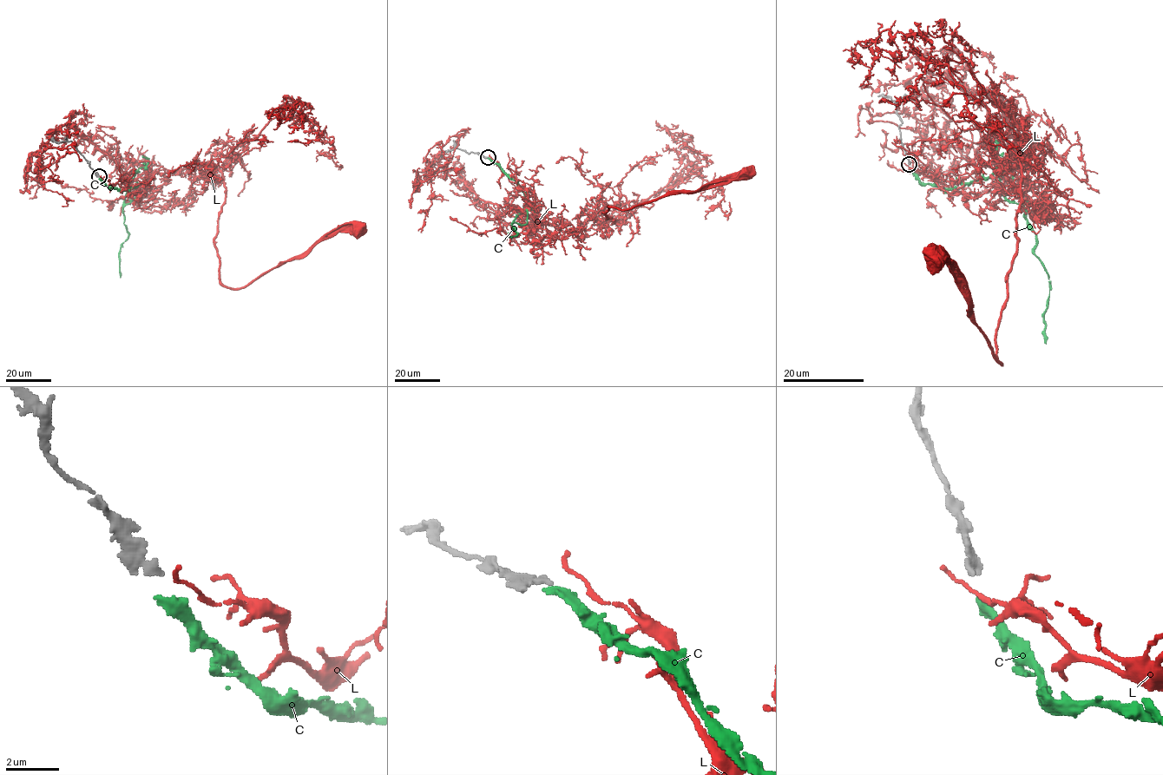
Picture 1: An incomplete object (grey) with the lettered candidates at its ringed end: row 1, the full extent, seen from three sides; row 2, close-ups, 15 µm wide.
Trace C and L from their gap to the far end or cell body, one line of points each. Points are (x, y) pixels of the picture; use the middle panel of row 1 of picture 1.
C: (488, 158), (514, 180), (532, 206), (527, 209), (527, 222), (512, 222), (517, 233), (509, 234)
L: (489, 156), (571, 233), (586, 221), (614, 220), (603, 213), (608, 206), (630, 209), (745, 173)

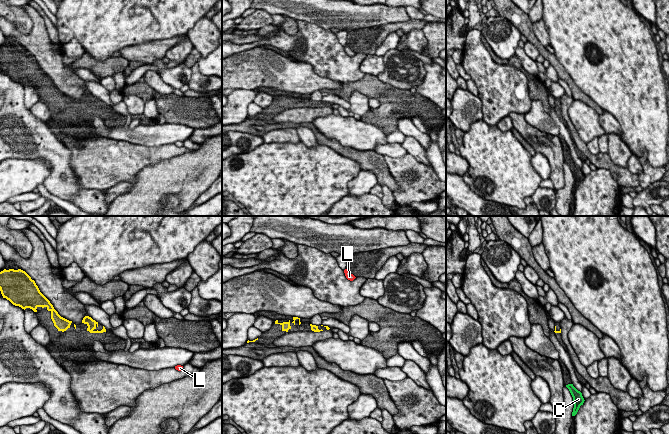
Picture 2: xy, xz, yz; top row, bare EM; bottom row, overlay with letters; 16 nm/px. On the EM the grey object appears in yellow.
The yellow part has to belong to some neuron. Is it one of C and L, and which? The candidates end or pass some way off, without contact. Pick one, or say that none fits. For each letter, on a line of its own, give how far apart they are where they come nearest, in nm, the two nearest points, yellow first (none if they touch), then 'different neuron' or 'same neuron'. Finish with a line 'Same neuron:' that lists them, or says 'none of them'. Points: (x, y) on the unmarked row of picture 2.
C: 850 nm | yz (560, 108), (568, 160) | different neuron
L: 800 nm | xz (327, 102), (350, 56) | different neuron
Same neuron: none of them

